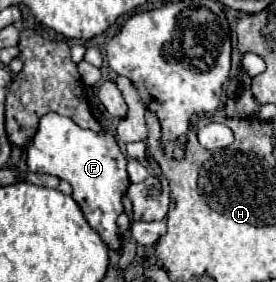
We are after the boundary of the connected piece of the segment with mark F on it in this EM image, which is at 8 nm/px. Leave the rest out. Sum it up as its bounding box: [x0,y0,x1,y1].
[26,112,130,252]

